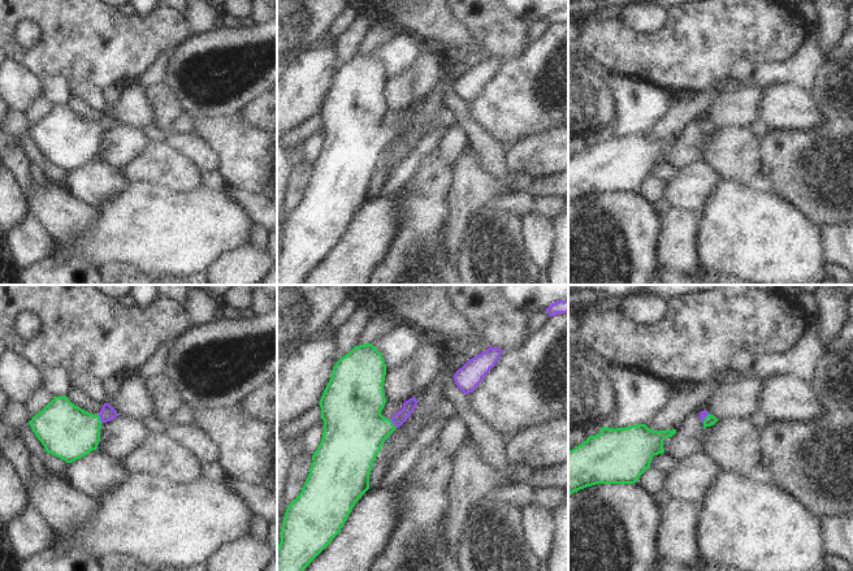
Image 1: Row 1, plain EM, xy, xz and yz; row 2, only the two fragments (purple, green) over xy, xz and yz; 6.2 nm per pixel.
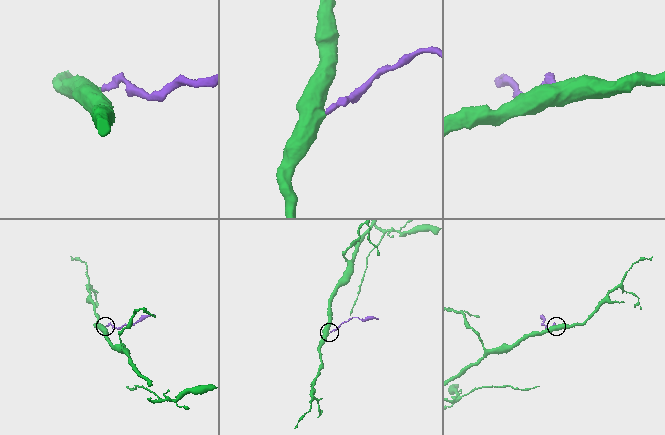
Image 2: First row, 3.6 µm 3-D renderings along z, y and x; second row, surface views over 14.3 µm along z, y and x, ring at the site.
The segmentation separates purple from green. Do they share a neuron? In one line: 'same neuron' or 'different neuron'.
same neuron

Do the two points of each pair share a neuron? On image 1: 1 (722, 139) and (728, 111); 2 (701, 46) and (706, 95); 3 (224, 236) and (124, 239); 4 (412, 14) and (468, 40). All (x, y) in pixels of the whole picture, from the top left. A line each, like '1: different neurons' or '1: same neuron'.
1: different neurons
2: different neurons
3: same neuron
4: same neuron

